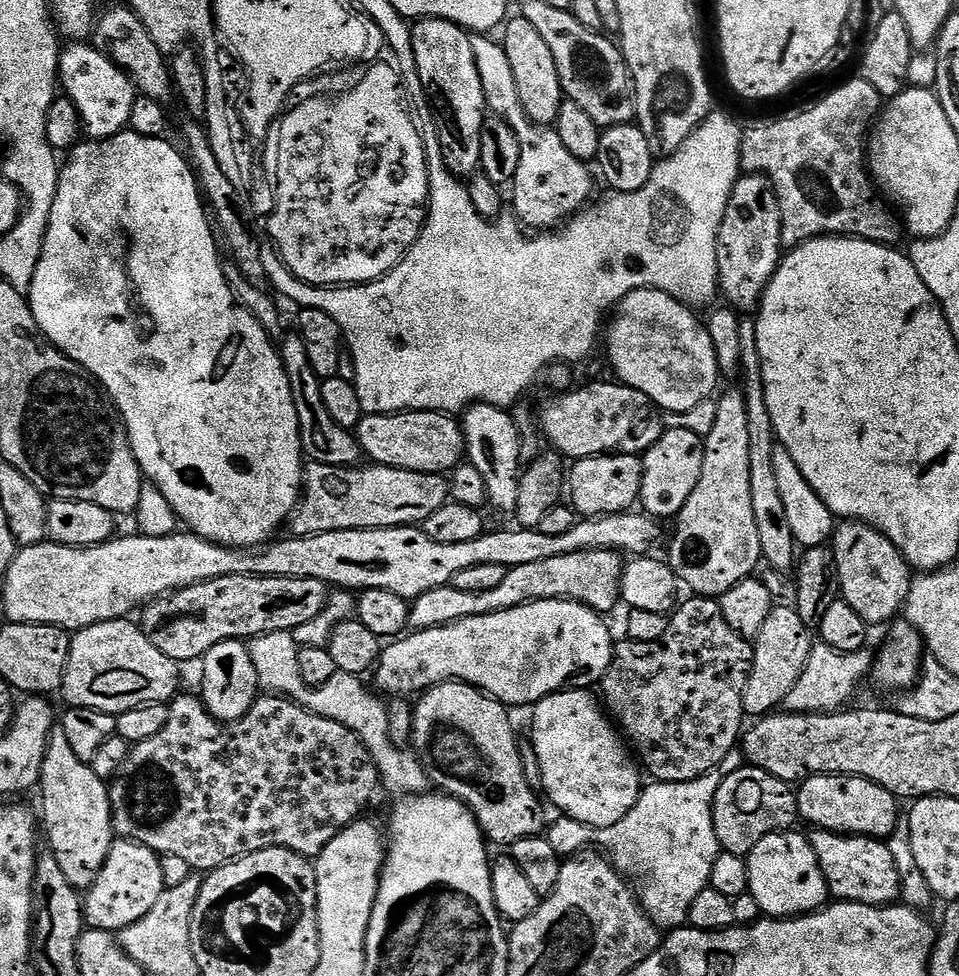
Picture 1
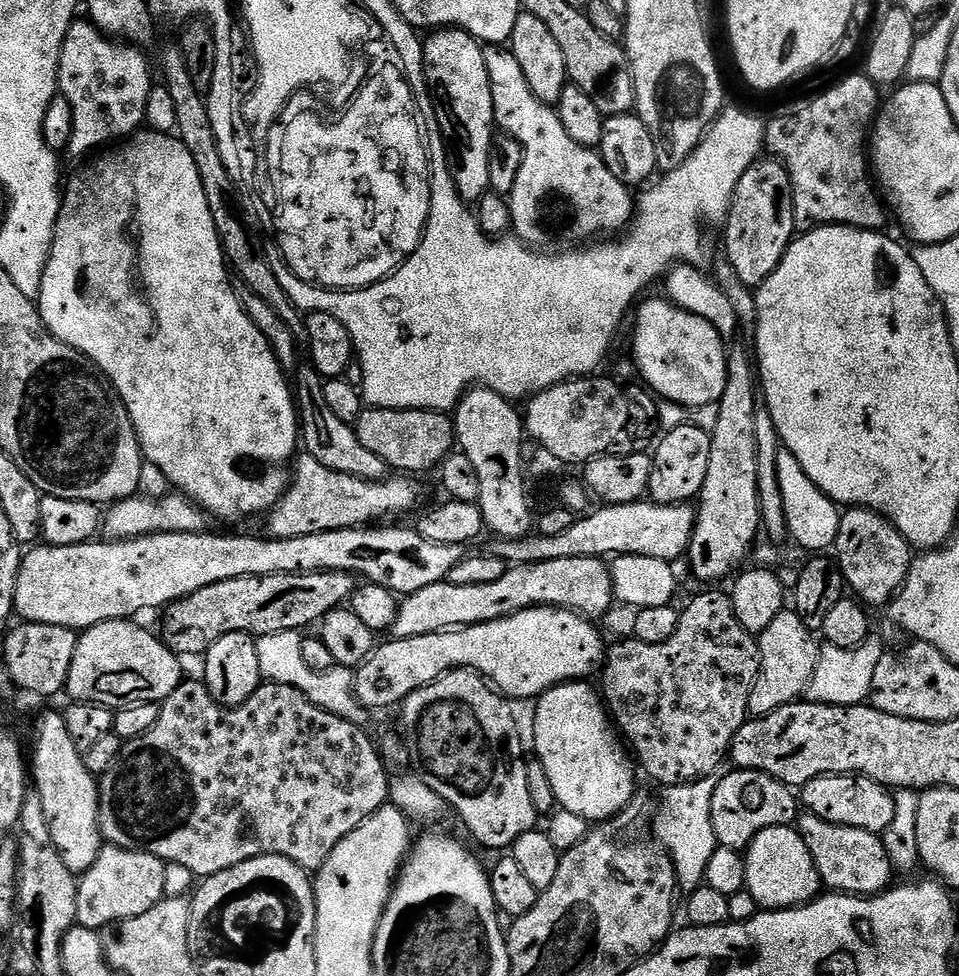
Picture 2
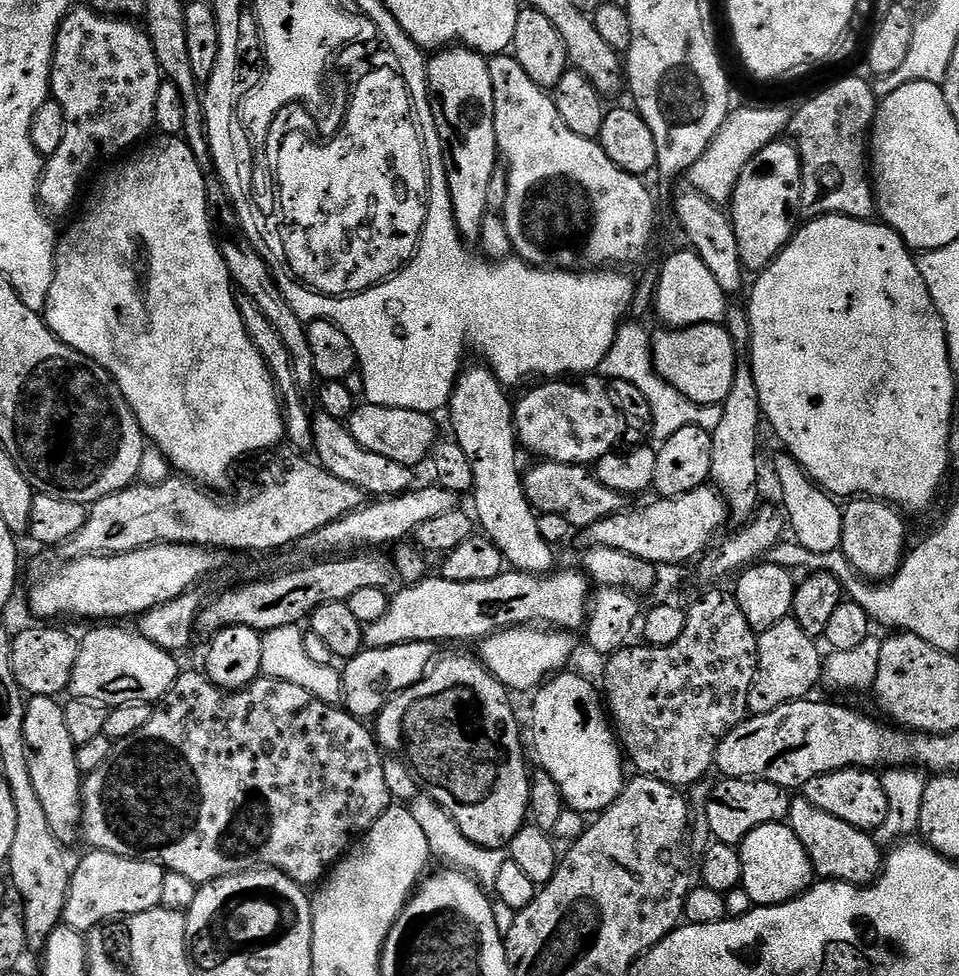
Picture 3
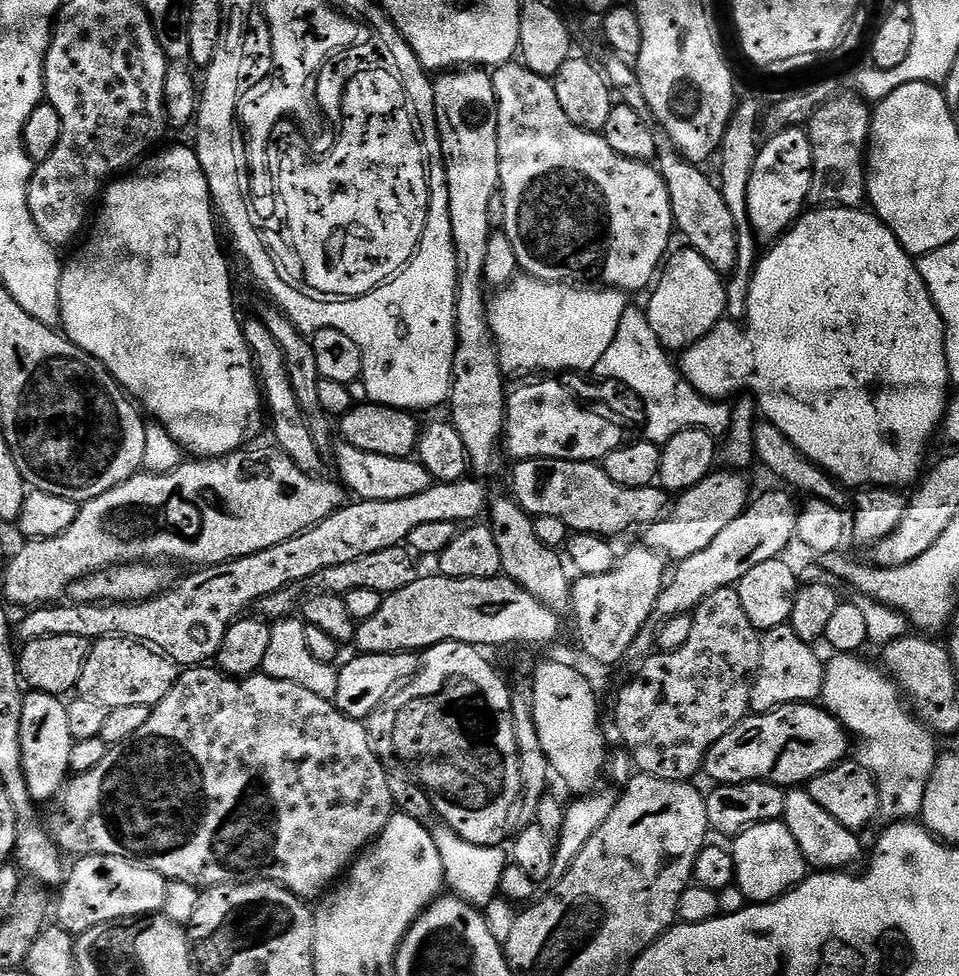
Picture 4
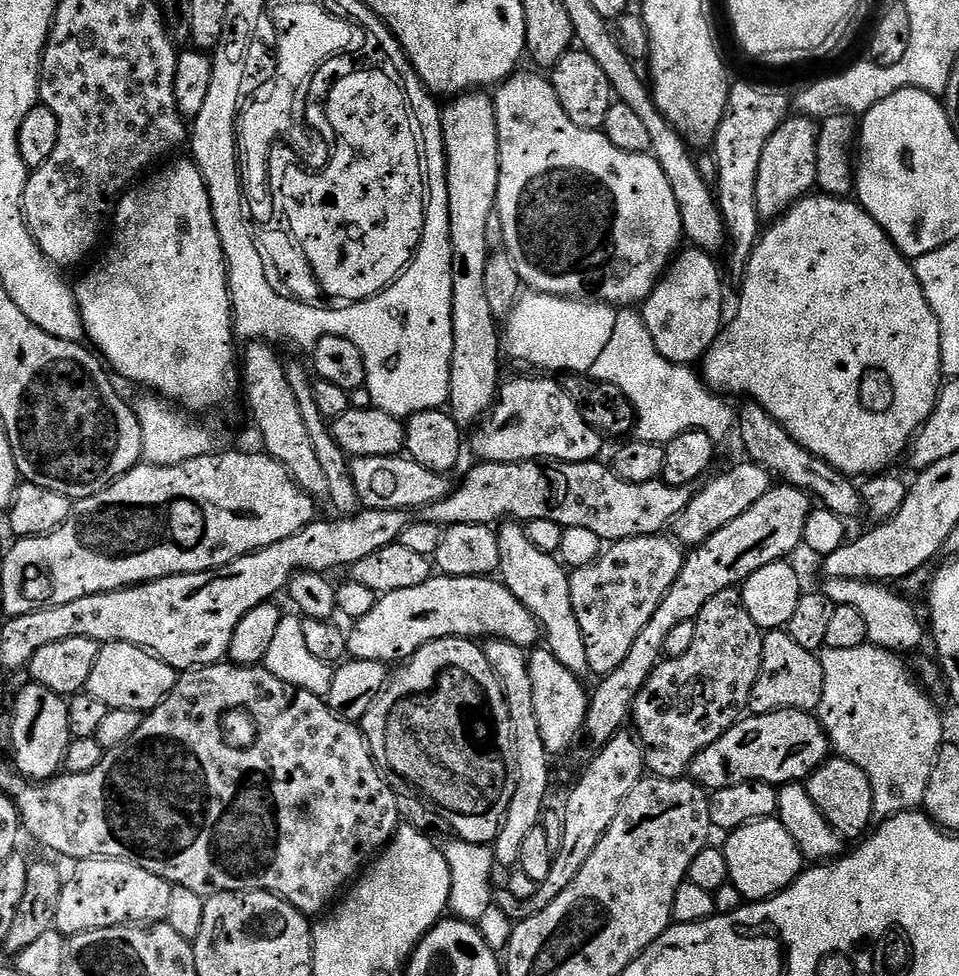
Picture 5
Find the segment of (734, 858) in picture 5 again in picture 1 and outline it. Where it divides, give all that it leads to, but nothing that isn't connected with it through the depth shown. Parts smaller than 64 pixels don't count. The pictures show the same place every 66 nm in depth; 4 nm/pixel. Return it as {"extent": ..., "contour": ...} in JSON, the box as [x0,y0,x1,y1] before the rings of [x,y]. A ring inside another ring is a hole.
{"extent":[746,830,830,917],"contour":[[[800,830],[775,832],[762,838],[762,842],[754,846],[746,859],[750,870],[748,893],[754,902],[758,902],[765,917],[807,916],[810,912],[819,912],[829,903],[830,893],[822,866],[814,854],[811,839],[807,835],[803,836]]]}

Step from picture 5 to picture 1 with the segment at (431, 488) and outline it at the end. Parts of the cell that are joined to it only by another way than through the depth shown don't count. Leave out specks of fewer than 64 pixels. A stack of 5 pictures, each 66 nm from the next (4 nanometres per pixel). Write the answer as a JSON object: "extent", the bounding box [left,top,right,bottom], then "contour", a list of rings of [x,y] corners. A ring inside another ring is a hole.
{"extent":[279,334,362,468],"contour":[[[288,334],[279,341],[280,357],[286,370],[286,378],[290,378],[290,394],[294,394],[294,410],[298,410],[298,430],[300,441],[304,447],[304,455],[311,463],[351,468],[362,460],[360,444],[349,429],[338,426],[322,403],[321,379],[314,374],[314,366],[310,366],[310,357],[306,355],[306,342],[302,342],[299,334]]]}

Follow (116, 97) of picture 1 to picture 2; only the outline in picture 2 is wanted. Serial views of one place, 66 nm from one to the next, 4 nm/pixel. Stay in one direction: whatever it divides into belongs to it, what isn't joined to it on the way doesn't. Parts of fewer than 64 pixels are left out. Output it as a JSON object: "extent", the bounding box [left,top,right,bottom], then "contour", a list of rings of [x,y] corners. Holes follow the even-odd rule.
{"extent":[56,18,154,161],"contour":[[[80,18],[72,23],[64,39],[56,79],[59,95],[64,96],[66,102],[70,102],[70,110],[74,110],[74,128],[66,149],[67,155],[83,161],[97,150],[131,137],[144,124],[146,98],[150,98],[150,90],[154,86],[152,72],[148,69],[148,60],[144,56],[147,55],[141,49],[105,36],[87,19]]]}

